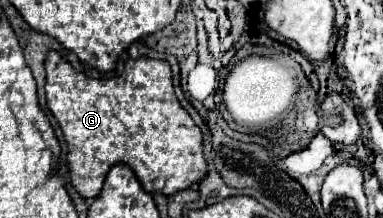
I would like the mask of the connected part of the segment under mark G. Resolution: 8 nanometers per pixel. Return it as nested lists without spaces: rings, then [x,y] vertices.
[[[50,50],[44,62],[46,68],[46,102],[52,116],[58,120],[58,126],[64,134],[68,146],[68,174],[70,184],[84,198],[96,198],[104,176],[112,164],[126,164],[134,170],[140,184],[146,192],[162,192],[174,194],[178,190],[188,188],[194,182],[200,182],[206,172],[206,160],[202,156],[202,132],[192,122],[190,114],[180,106],[174,96],[172,72],[166,60],[154,60],[140,56],[136,60],[128,60],[120,74],[112,74],[110,78],[84,78],[78,80],[76,70],[60,58],[58,52]]]

